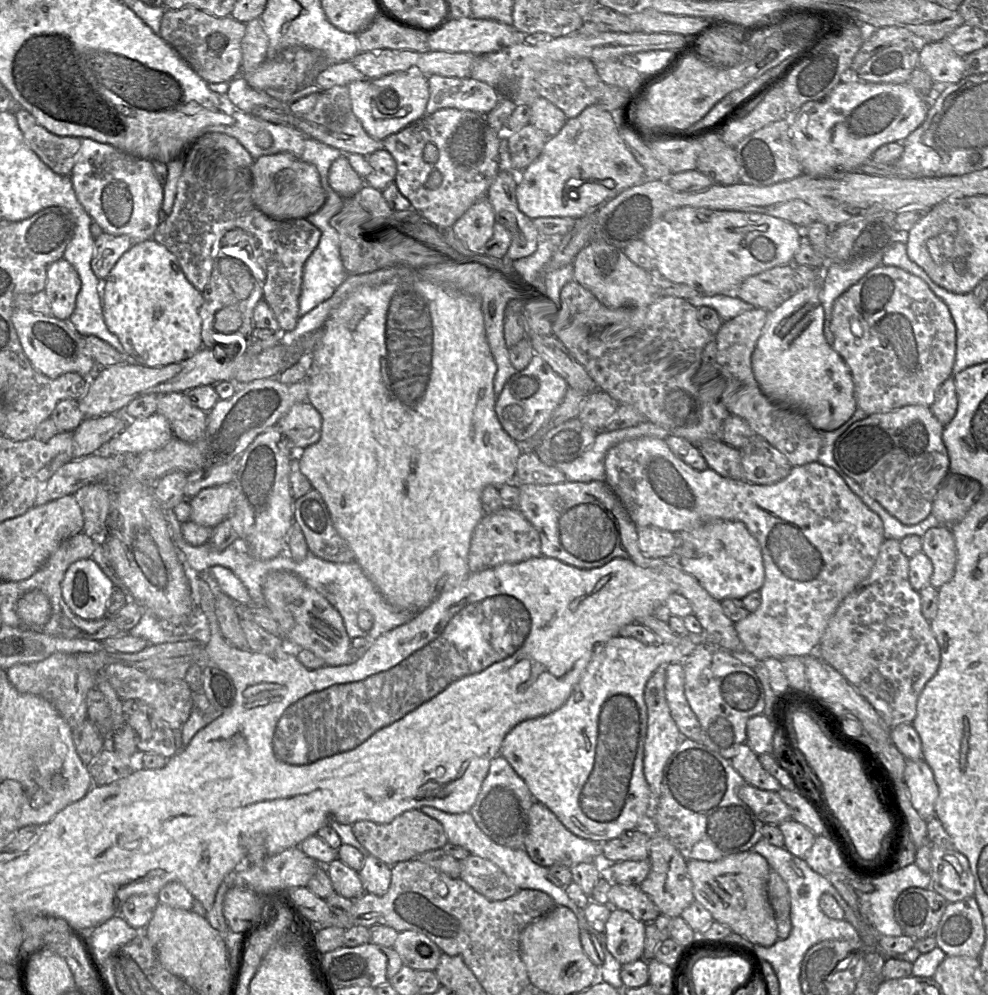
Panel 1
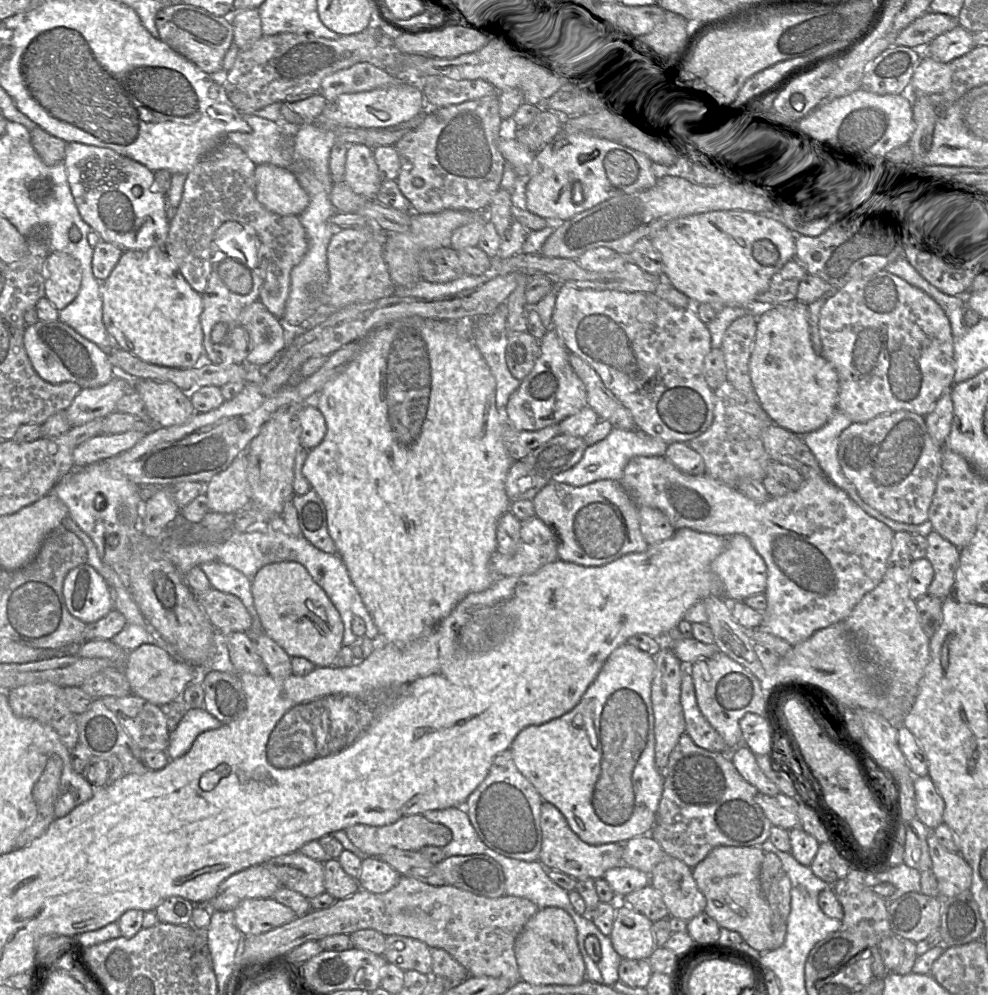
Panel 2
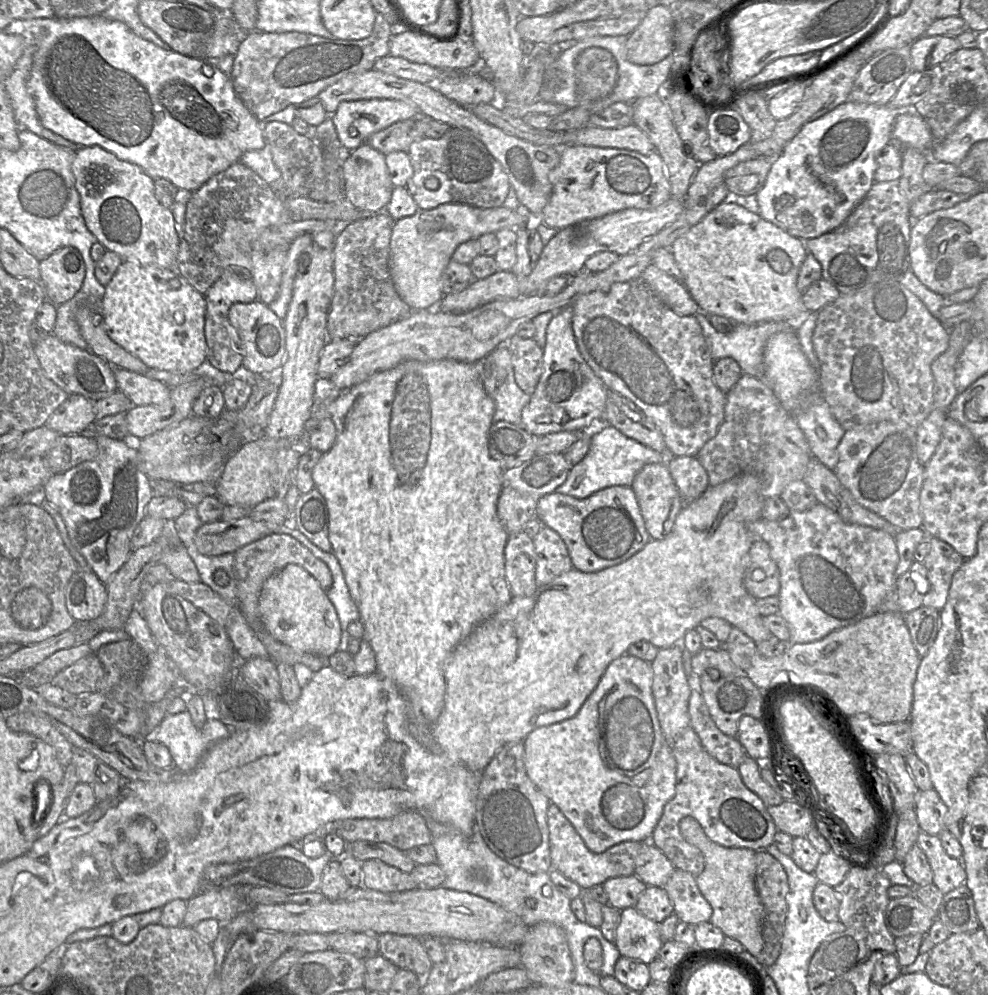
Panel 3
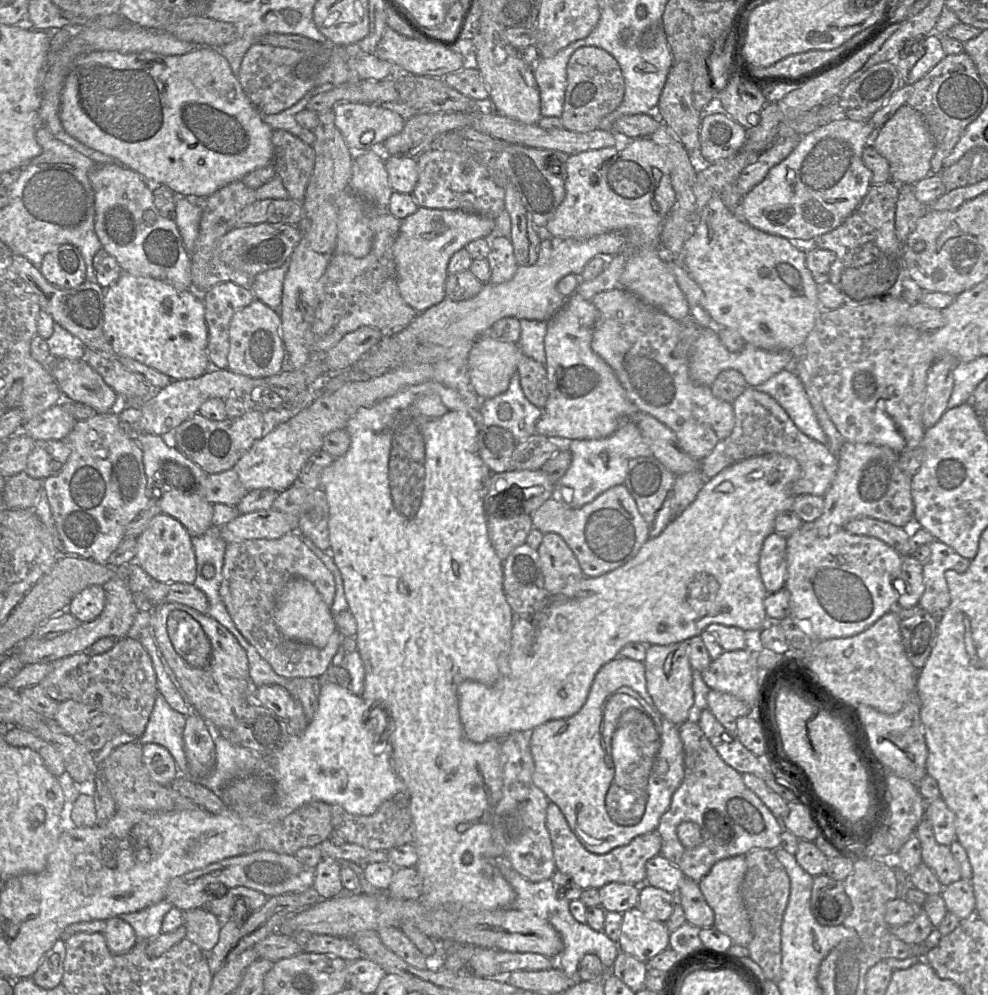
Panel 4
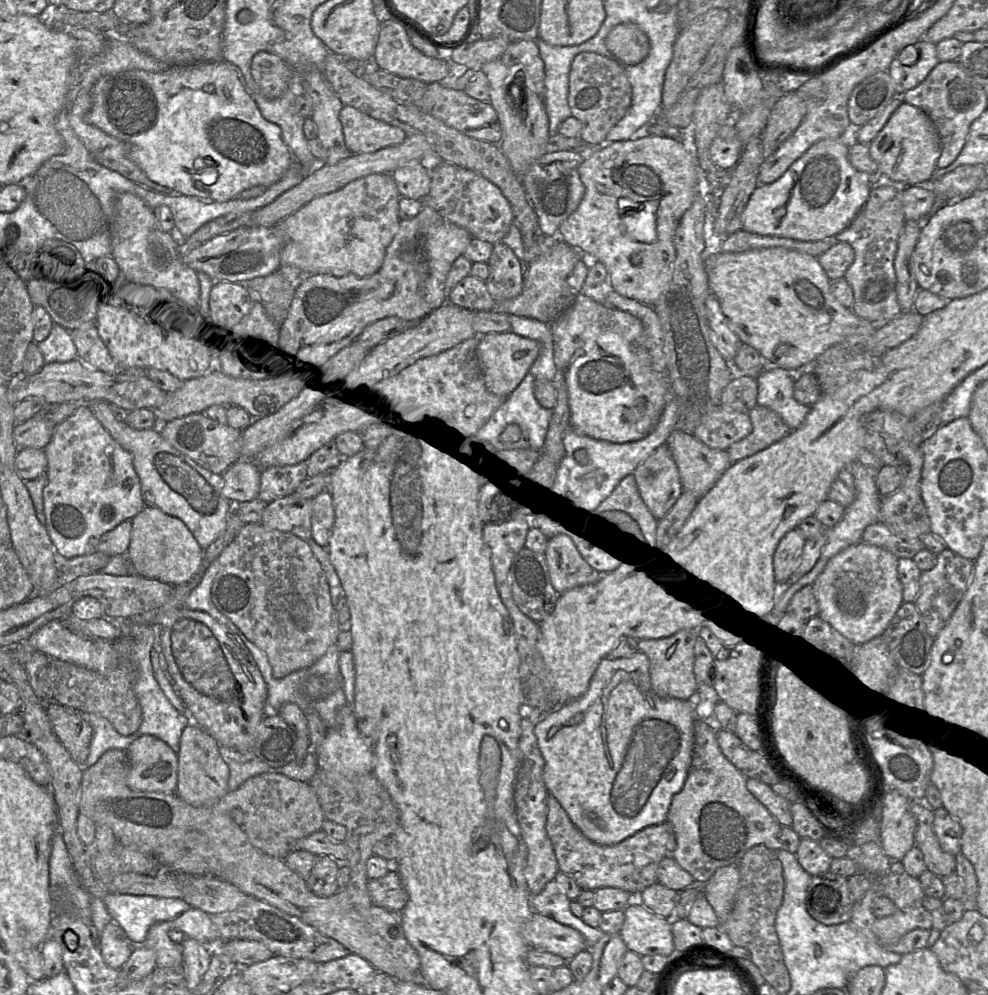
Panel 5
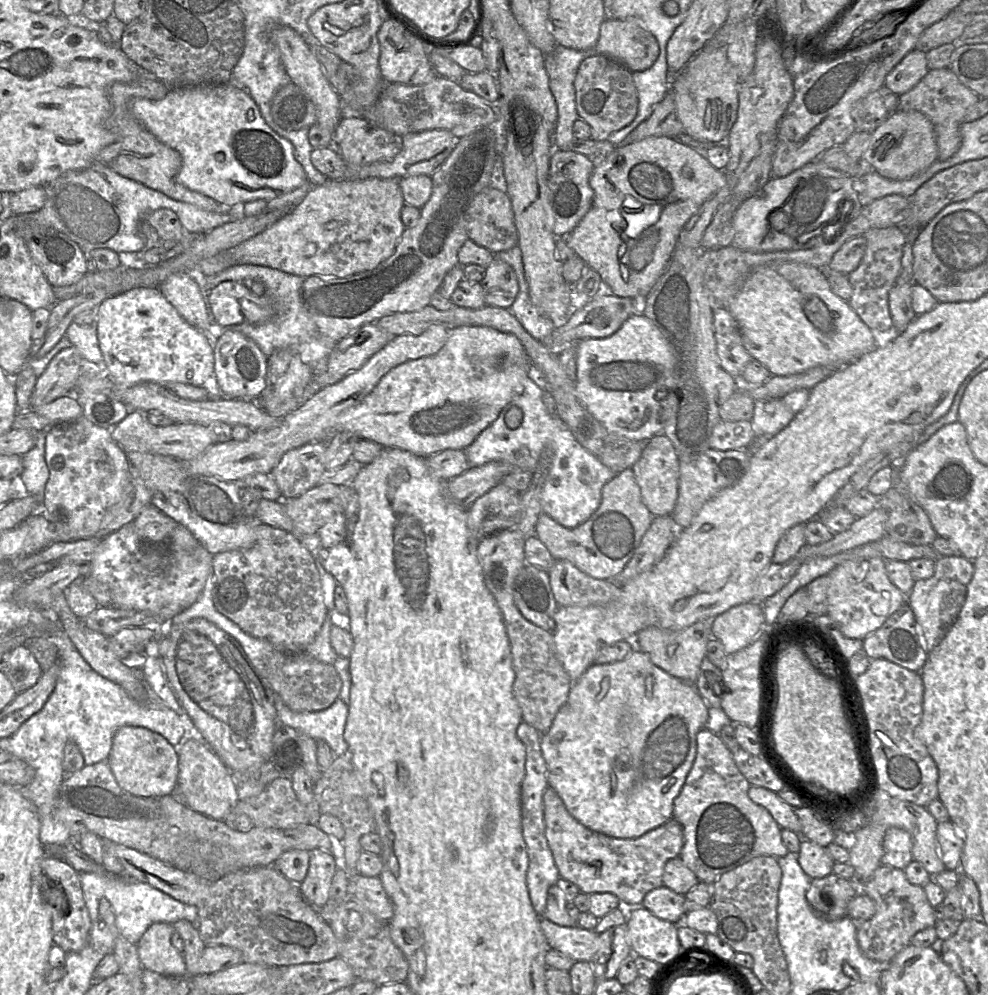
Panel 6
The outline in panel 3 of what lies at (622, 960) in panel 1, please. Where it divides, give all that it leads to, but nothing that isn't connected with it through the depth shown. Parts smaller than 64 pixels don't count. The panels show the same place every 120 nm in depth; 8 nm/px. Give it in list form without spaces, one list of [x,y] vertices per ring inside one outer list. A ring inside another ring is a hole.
[[[635,907],[620,910],[614,941],[620,954],[649,965],[664,944],[659,924],[642,915]]]

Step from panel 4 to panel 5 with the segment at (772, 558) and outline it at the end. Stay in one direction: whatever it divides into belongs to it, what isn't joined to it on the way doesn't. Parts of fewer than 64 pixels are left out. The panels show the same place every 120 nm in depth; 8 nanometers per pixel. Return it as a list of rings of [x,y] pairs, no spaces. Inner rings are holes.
[[[796,530],[788,531],[779,541],[773,555],[774,578],[785,582],[798,568],[805,539]]]

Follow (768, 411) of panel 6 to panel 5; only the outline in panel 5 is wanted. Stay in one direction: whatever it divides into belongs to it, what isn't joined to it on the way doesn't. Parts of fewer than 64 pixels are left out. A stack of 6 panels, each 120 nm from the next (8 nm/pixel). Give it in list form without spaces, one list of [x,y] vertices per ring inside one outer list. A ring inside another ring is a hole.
[[[775,368],[762,372],[756,380],[757,405],[774,411],[791,430],[799,428],[811,407],[795,400],[794,374]]]

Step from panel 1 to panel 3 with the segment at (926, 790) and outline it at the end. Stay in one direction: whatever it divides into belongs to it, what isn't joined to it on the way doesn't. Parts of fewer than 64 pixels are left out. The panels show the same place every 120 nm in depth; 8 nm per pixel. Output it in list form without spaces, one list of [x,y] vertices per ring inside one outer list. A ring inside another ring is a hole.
[[[934,789],[919,792],[915,812],[921,832],[939,836],[945,830],[947,807]]]

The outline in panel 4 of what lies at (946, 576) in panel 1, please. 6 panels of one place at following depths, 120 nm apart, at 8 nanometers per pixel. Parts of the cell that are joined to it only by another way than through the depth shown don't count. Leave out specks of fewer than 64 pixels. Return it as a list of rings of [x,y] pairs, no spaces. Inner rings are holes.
[[[939,540],[932,542],[930,549],[929,561],[923,565],[925,591],[918,605],[933,617],[940,619],[951,601],[945,572],[947,570],[966,572],[971,561]]]

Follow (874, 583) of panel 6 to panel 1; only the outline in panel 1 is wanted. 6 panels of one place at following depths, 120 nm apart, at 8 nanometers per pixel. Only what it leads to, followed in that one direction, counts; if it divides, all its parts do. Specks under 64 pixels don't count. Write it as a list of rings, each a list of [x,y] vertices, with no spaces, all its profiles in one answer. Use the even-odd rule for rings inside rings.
[[[645,437],[623,441],[609,450],[606,483],[626,508],[637,528],[654,526],[675,534],[689,532],[715,519],[742,522],[758,541],[764,561],[765,582],[759,608],[735,623],[745,650],[759,661],[807,657],[818,653],[821,638],[842,601],[871,573],[885,541],[881,518],[855,495],[833,470],[821,463],[793,467],[783,481],[770,486],[722,477],[708,469],[699,472],[670,450],[665,439]]]

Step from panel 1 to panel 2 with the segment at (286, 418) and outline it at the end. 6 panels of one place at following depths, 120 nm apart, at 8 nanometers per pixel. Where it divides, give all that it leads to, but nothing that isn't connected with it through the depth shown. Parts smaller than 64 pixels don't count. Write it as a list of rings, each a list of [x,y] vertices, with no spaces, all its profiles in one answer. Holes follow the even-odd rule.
[[[305,405],[297,413],[300,428],[299,439],[303,449],[311,450],[318,446],[325,437],[327,427],[322,413],[312,405]]]

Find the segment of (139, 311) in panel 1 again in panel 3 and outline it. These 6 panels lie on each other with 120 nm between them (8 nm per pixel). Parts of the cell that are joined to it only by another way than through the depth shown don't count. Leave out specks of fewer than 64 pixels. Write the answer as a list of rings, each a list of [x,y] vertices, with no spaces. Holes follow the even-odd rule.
[[[123,260],[104,287],[103,320],[109,338],[149,369],[178,373],[203,369],[206,303],[176,269]]]

